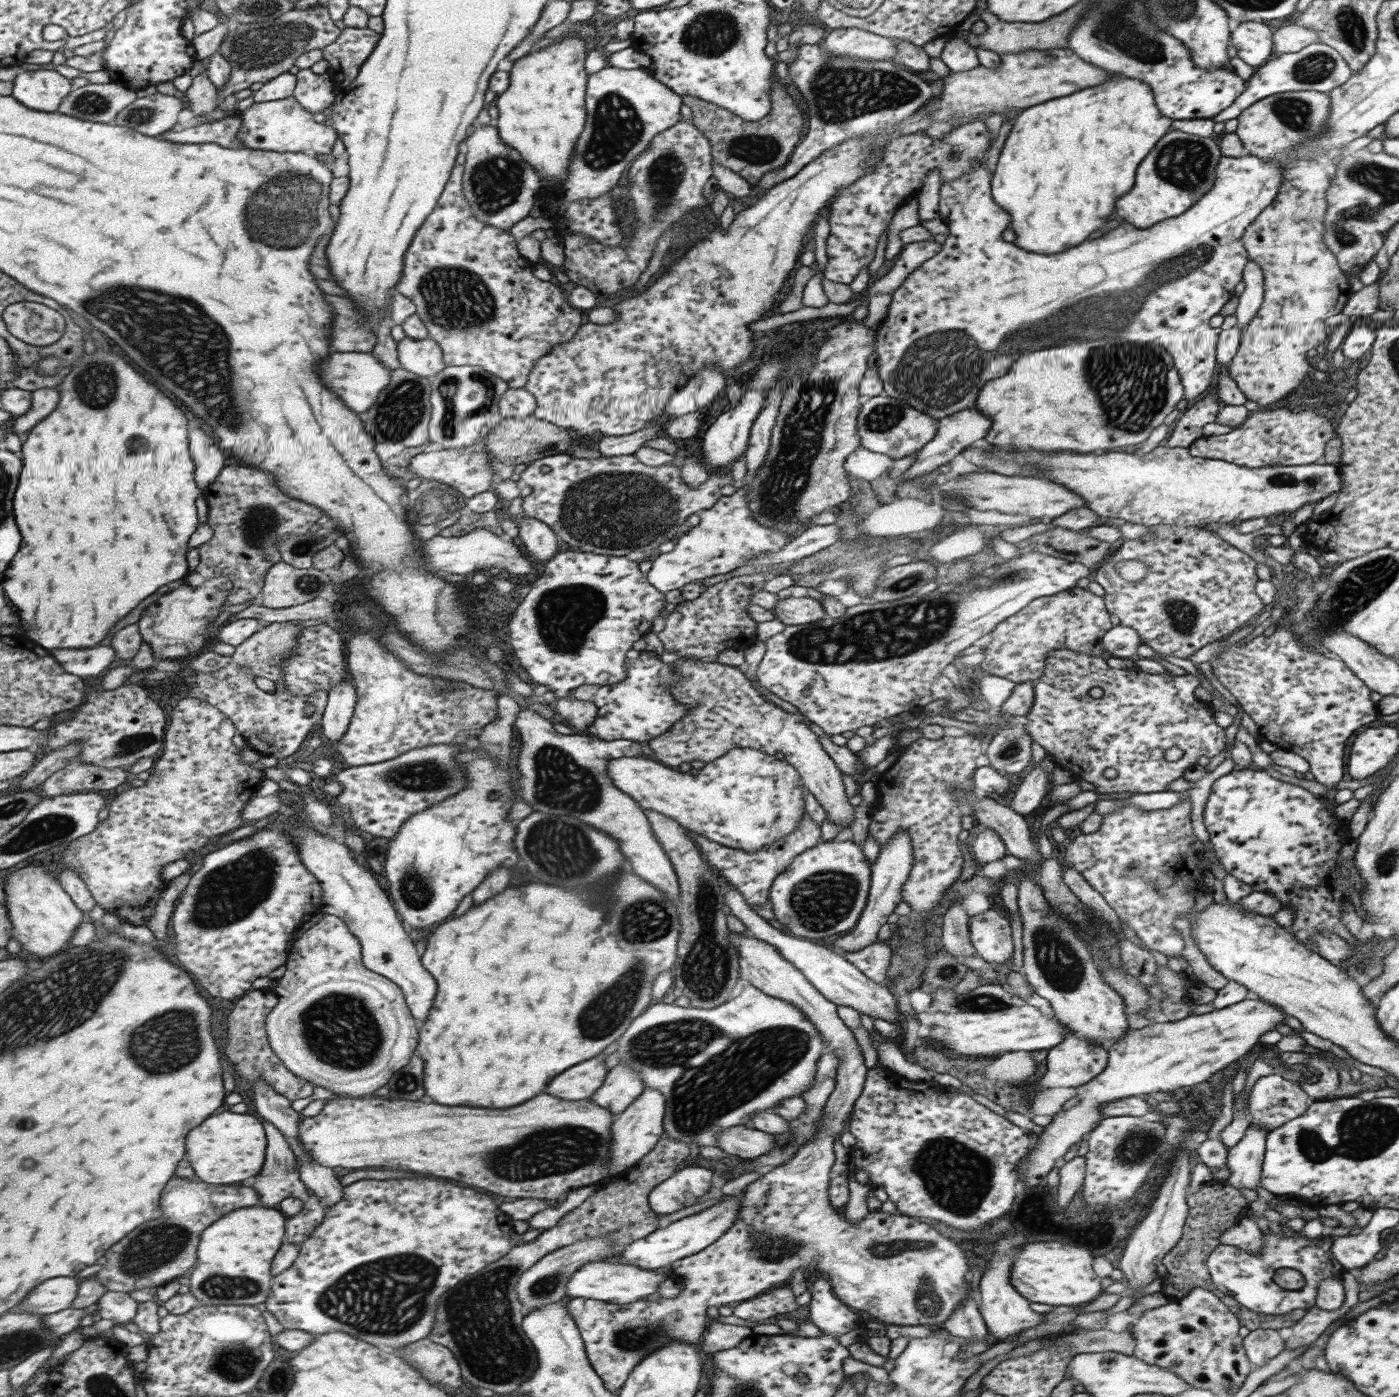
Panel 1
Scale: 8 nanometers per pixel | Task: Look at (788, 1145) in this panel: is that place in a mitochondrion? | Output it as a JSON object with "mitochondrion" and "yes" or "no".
{"mitochondrion":"yes"}

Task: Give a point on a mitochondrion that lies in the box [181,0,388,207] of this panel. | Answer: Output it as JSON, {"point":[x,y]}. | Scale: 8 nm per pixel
{"point":[265,45]}

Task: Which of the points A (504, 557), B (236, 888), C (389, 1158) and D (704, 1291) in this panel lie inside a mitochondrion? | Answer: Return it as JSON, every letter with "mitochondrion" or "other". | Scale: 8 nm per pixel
{"A":"other","B":"mitochondrion","C":"other","D":"other"}

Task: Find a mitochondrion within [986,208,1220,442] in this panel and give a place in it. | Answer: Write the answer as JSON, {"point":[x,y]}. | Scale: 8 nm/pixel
{"point":[1112,356]}

